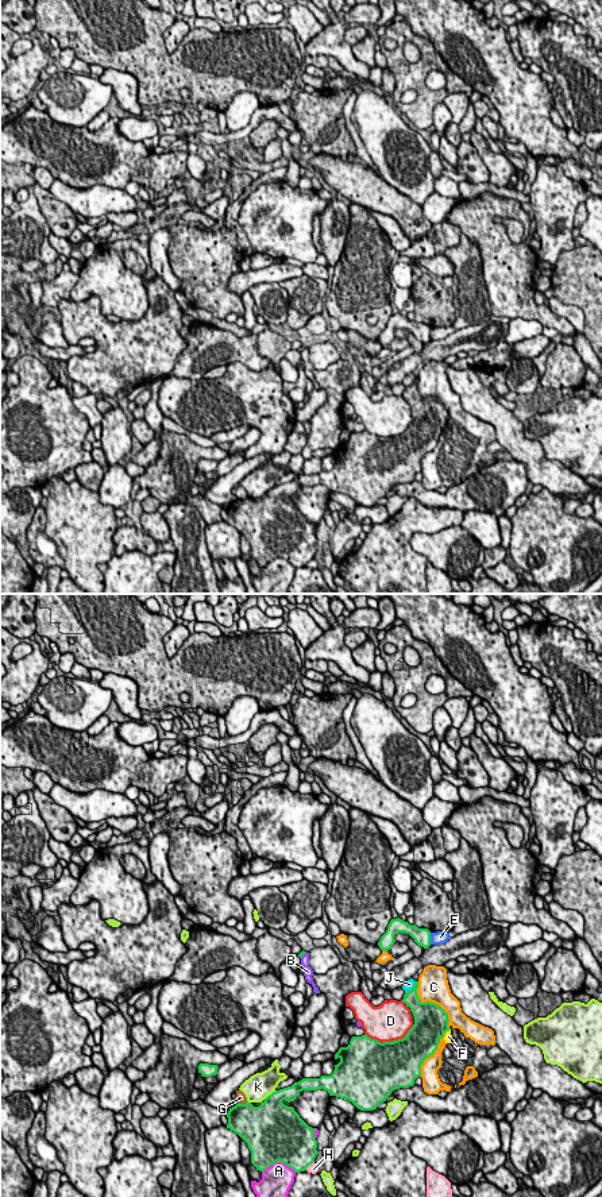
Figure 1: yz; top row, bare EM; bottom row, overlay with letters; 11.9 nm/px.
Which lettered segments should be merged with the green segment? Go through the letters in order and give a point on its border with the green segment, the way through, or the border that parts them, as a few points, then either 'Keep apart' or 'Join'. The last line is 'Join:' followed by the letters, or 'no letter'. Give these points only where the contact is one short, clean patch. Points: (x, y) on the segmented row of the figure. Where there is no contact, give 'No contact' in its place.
A: Touches green at yz (278, 1161). Keep apart
B: Touches green at yz (303, 954). Keep apart
C: Touches green at yz (432, 1003). Keep apart
D: Touches green at yz (389, 1042). Keep apart
E: Touches green at yz (429, 938). Keep apart
F: Touches green at yz (447, 1030). Boundary: yz (450, 1030), (446, 1031). Keep apart
G: Touches green at yz (242, 1104). Keep apart
H: Touches green at yz (309, 1163). Keep apart
J: Touches green at yz (412, 988). Boundary: yz (415, 981), (405, 992). Keep apart
K: Touches green at yz (270, 1095). Keep apart
Join: no letter

